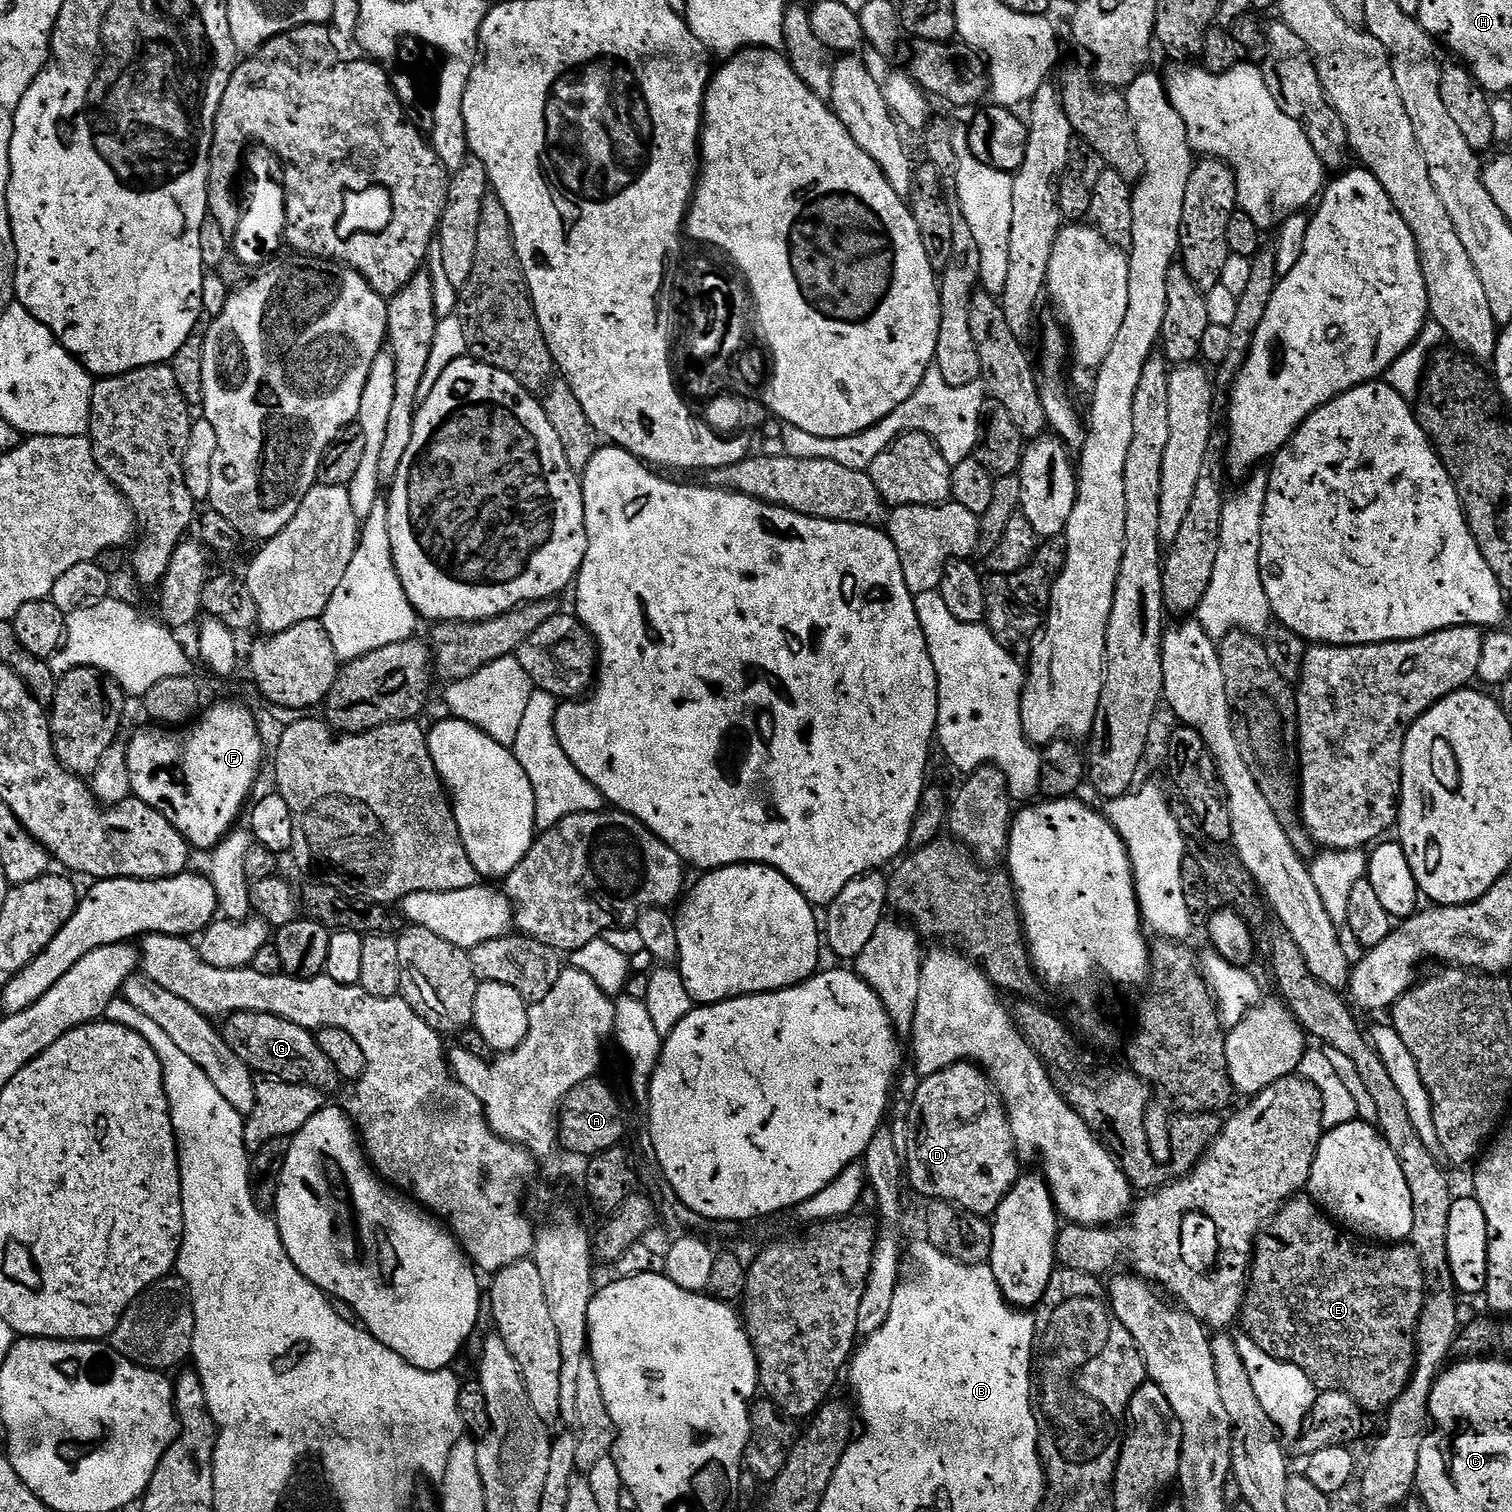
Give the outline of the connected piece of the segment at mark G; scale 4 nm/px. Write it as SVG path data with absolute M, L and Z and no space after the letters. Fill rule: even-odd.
M235 1012L223 1021L222 1035L230 1050L234 1050L234 1054L238 1054L238 1058L261 1077L291 1084L309 1084L321 1090L329 1090L338 1084L334 1062L322 1054L322 1046L318 1046L315 1035L305 1025L269 1012Z

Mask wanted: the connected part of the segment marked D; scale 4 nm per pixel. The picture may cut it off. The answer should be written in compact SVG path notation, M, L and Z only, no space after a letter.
M962 1063L950 1066L933 1076L925 1076L919 1081L920 1085L916 1088L916 1093L912 1096L912 1109L908 1112L908 1148L906 1144L906 1180L920 1196L929 1196L929 1201L945 1200L947 1204L955 1204L956 1207L964 1209L966 1212L972 1212L976 1216L985 1218L995 1217L998 1206L1004 1201L1010 1189L1014 1187L1017 1180L1022 1175L1022 1161L1016 1154L1016 1143L1014 1134L1010 1130L1008 1115L1004 1109L1004 1103L999 1094L996 1093L996 1087L989 1080L987 1072L983 1068L970 1064Z

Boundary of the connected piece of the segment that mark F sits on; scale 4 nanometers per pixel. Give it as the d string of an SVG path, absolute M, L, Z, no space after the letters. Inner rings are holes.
M216 704L202 716L175 730L164 726L138 729L132 740L127 741L128 765L132 796L161 812L184 835L193 849L211 850L219 840L223 840L237 827L239 820L236 819L239 818L244 803L245 808L249 803L248 795L251 794L252 787L260 776L260 767L264 764L264 740L260 737L260 728L256 725L251 710L240 704Z

